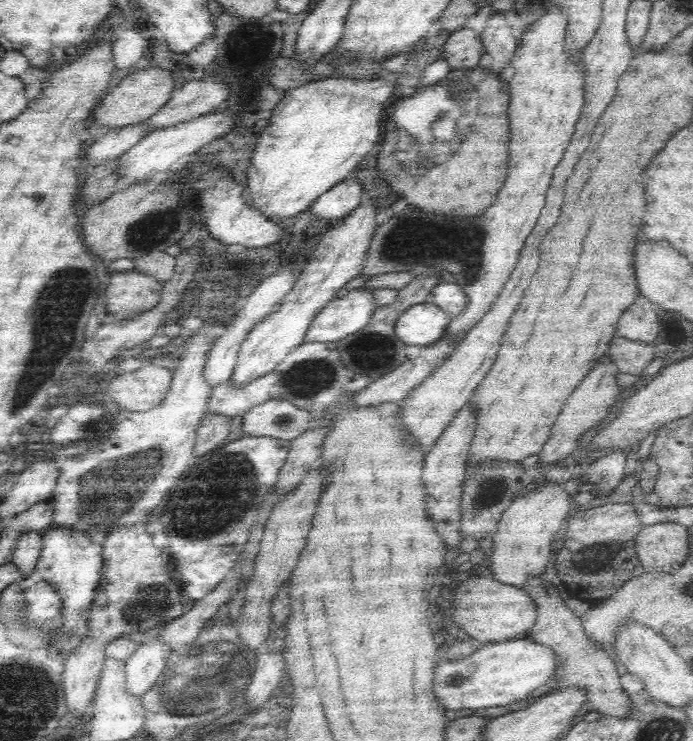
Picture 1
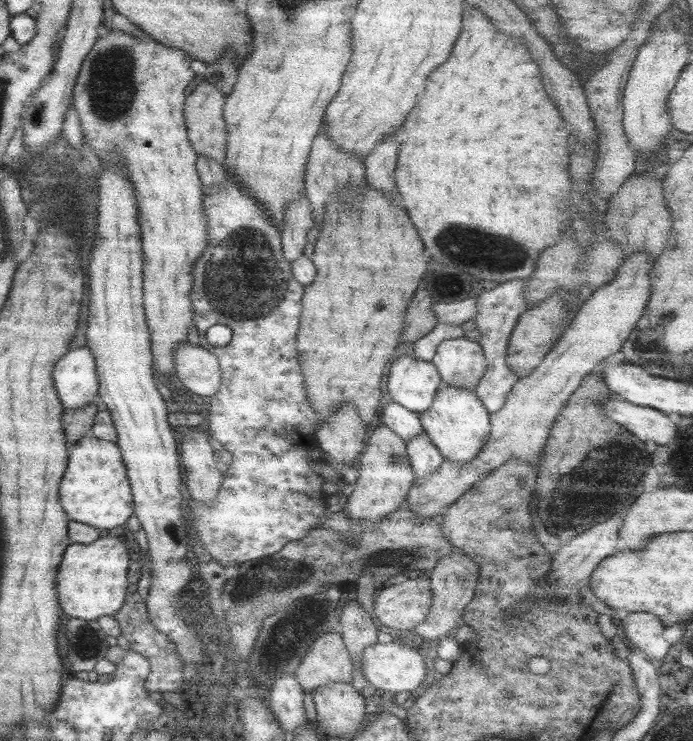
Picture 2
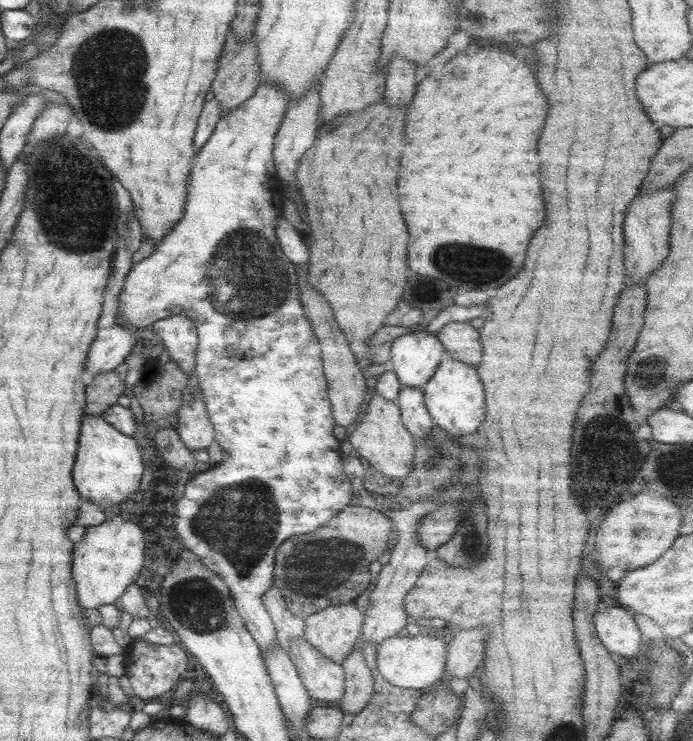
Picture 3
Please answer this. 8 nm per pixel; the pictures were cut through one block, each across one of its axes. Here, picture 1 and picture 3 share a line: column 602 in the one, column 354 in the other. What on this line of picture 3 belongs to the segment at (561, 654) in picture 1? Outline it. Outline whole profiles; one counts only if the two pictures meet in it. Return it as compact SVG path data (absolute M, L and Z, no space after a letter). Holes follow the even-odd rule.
M355 646L341 666L345 672L345 690L337 702L337 708L341 708L343 714L359 714L373 696L373 678L363 660L361 646Z

